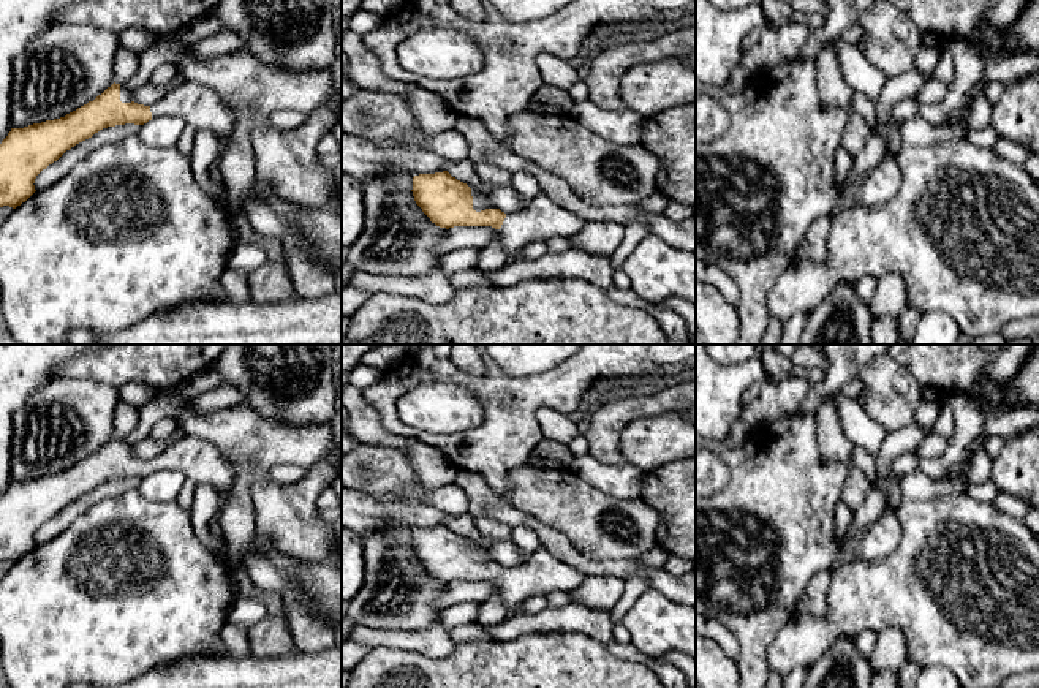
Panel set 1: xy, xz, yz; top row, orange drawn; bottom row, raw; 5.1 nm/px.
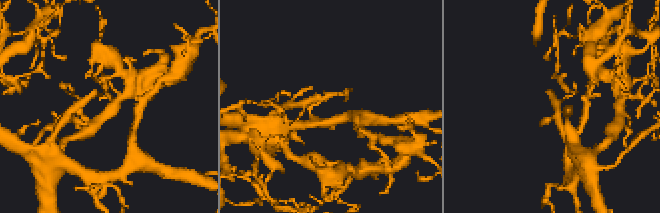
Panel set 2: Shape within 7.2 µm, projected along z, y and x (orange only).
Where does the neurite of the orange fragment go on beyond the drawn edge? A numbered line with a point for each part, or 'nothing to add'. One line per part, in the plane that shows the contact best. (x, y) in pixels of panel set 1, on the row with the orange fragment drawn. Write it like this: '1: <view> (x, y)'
1: xz (544, 219)

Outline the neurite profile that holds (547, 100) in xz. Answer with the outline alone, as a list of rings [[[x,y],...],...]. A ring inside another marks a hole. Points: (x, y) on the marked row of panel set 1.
[[[542,84],[541,89],[533,95],[528,111],[536,114],[557,114],[571,117],[572,108],[574,100],[568,90]]]

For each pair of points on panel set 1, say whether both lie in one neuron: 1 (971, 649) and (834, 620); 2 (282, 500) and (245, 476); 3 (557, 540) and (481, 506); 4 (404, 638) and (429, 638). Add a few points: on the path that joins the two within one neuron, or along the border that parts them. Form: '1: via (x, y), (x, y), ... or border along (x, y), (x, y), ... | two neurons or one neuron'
1: via (936, 614), (868, 614) | one neuron
2: border along (268, 468), (258, 470), (252, 484), (256, 517) | two neurons
3: via (538, 527), (500, 510) | one neuron
4: via (410, 638), (423, 638) | one neuron

